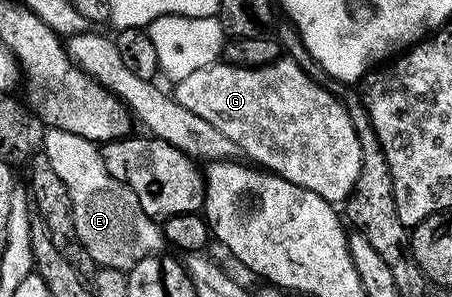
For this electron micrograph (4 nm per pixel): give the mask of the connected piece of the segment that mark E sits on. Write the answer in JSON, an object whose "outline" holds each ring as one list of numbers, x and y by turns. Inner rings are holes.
{"outline":[[47,127,41,135,42,154,49,157,57,177,65,181,73,205,73,221,79,244,89,253,99,267,118,271,130,271,145,257,162,252,165,240,160,224,141,209,137,193,121,181,117,181,105,169,99,147,77,133,65,129]]}

